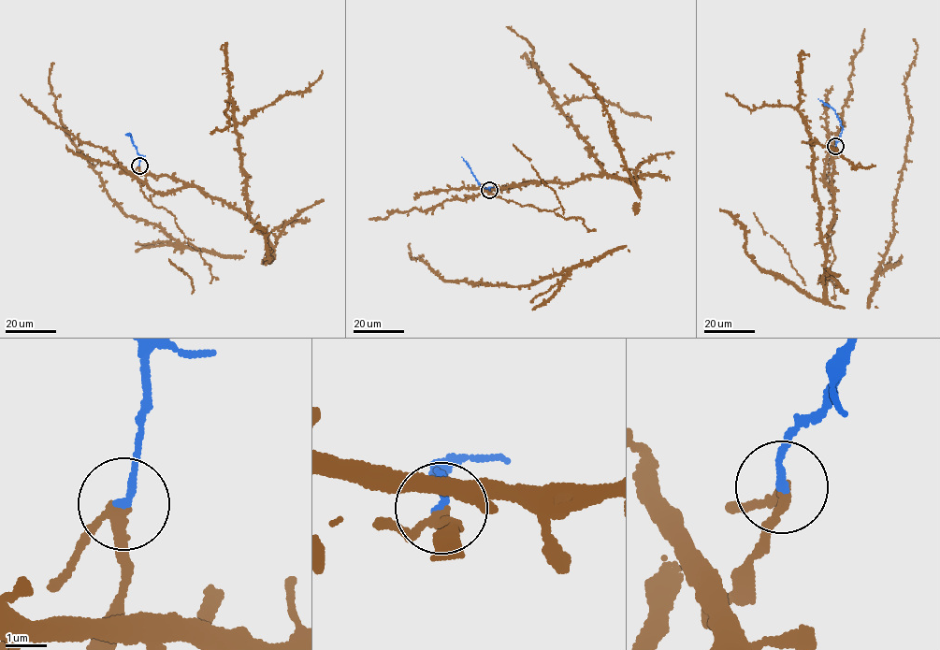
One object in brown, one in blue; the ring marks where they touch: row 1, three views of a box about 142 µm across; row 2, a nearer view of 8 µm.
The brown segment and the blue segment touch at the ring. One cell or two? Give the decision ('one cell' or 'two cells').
one cell

